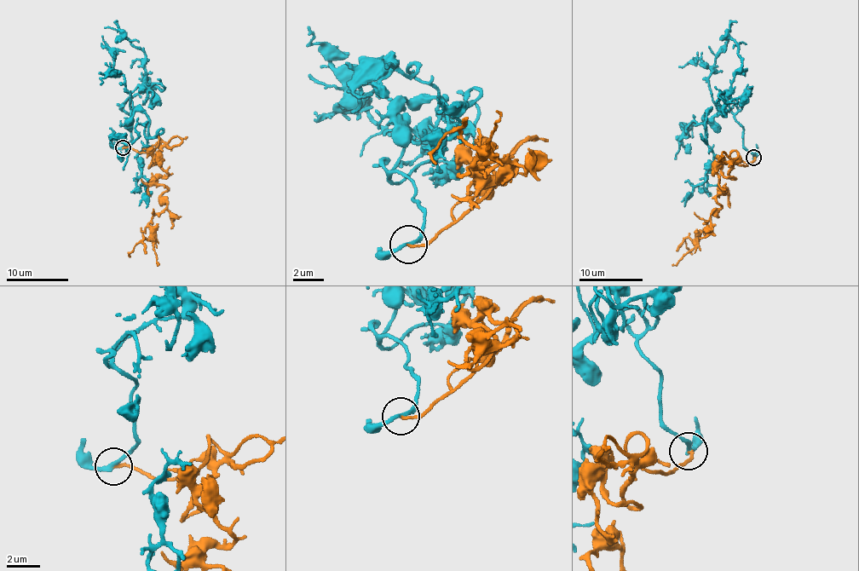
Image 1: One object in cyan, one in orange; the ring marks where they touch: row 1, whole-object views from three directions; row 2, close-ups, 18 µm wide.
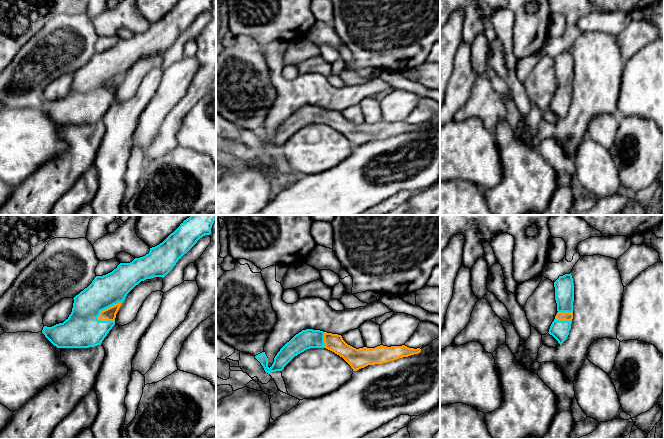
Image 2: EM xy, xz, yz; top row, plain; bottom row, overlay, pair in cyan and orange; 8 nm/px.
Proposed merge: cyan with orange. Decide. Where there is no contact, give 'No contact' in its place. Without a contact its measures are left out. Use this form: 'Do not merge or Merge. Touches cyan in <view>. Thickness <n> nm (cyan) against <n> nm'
Merge. Touches cyan in xy. Thickness 260 nm (cyan) against 110 nm

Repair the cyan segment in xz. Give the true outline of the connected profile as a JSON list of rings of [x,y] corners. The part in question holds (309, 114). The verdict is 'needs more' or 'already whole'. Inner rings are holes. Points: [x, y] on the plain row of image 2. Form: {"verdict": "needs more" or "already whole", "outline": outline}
{"verdict": "needs more", "outline": [[[306,105],[296,110],[277,129],[272,142],[268,143],[268,134],[265,128],[255,132],[266,149],[282,147],[284,143],[298,130],[310,124],[326,124],[342,133],[353,145],[357,147],[368,141],[383,140],[399,134],[408,133],[421,128],[420,124],[402,122],[377,122],[375,124],[356,125],[348,121],[341,111]]]}

